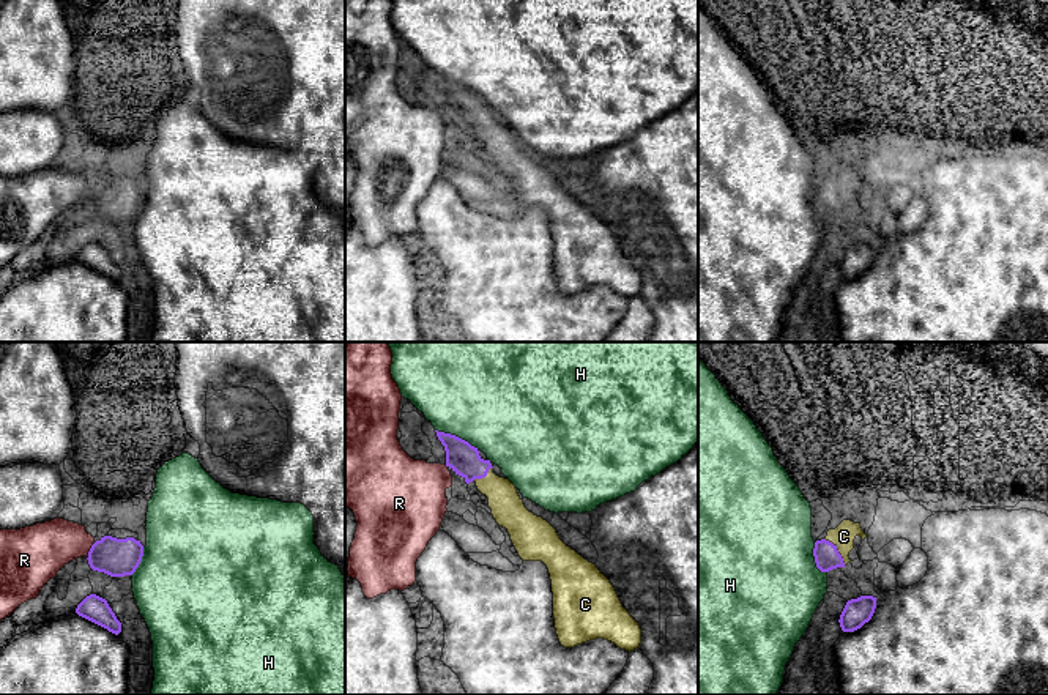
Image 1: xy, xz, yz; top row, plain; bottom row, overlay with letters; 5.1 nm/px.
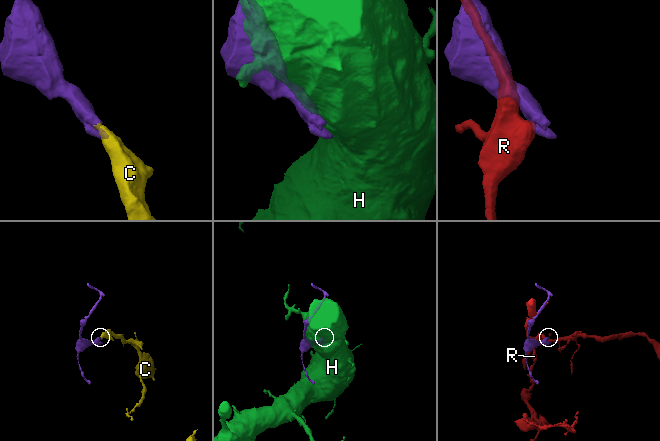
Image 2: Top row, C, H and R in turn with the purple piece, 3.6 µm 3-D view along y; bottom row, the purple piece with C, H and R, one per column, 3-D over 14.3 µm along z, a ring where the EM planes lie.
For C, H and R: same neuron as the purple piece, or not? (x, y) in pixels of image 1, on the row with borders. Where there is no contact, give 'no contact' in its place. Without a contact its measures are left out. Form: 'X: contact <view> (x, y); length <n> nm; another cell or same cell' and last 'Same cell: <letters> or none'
C: contact yz (837, 550); length 180 nm; same cell
H: contact xz (457, 437); length 240 nm; another cell
R: contact xy (90, 549); length 70 nm; another cell
Same cell: C

